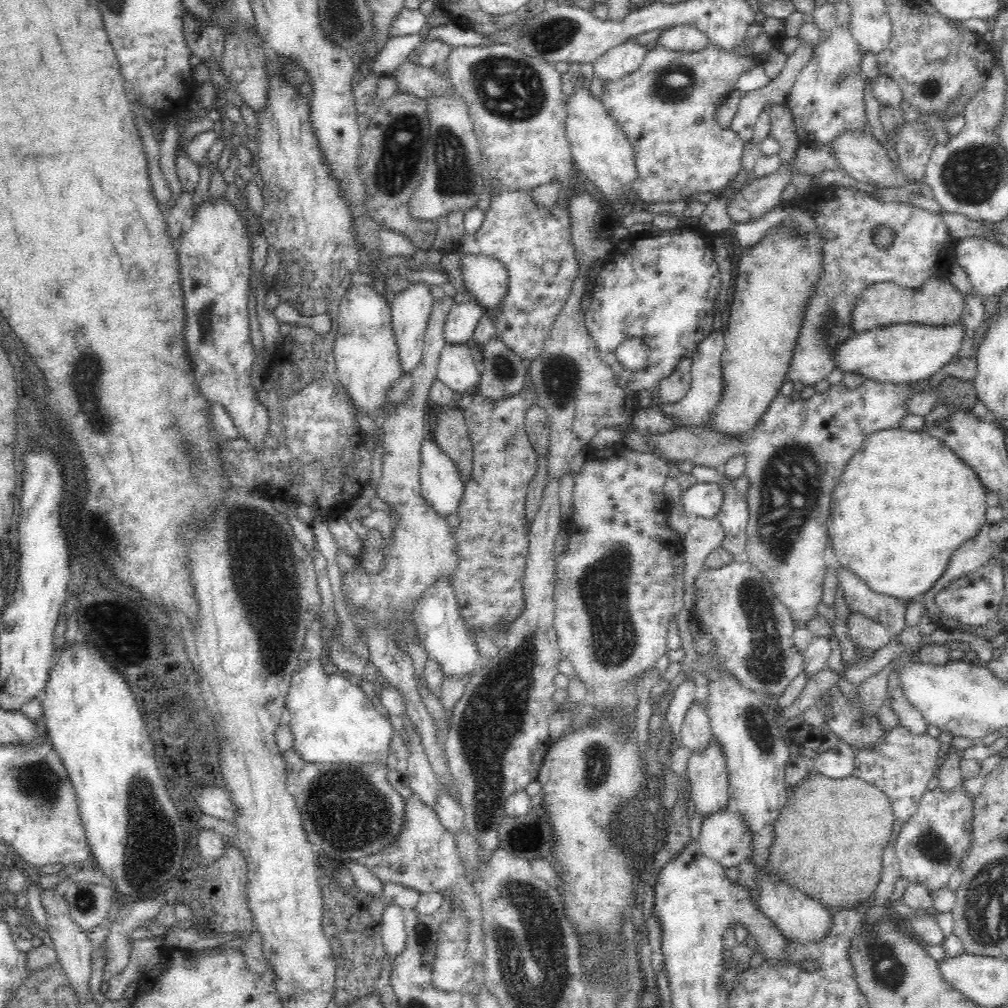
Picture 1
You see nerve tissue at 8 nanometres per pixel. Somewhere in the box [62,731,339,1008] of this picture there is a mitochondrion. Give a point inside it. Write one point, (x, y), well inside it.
(146, 819)

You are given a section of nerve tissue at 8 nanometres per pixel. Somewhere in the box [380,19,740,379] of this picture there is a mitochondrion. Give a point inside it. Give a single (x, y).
(505, 87)

